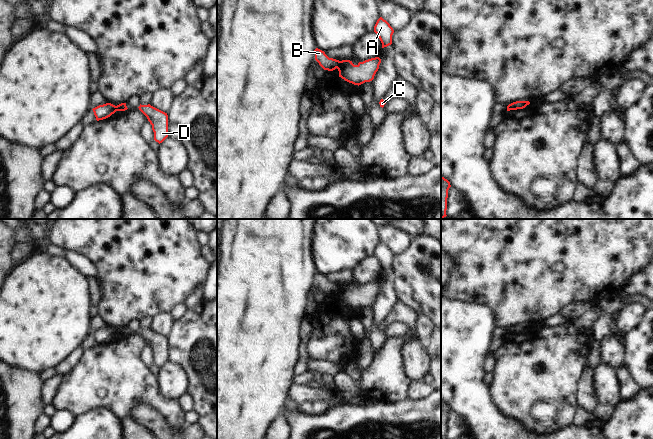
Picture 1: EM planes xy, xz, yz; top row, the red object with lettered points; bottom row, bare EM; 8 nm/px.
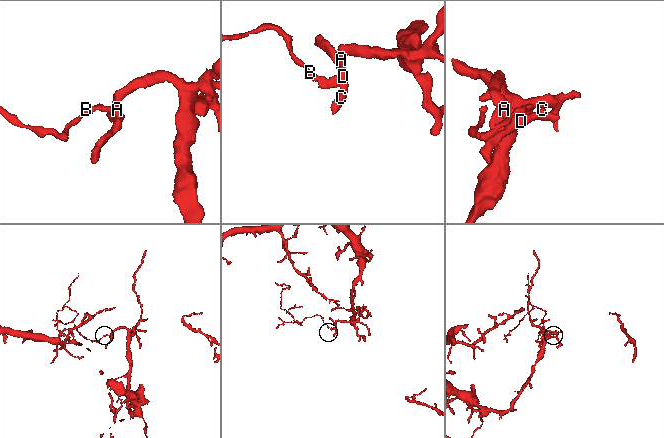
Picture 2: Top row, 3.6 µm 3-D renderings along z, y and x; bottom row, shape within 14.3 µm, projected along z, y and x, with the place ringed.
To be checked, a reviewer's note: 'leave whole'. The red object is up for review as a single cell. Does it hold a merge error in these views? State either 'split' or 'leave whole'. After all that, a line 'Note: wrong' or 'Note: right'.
split
Note: wrong

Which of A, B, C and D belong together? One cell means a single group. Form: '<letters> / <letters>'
A C D / B

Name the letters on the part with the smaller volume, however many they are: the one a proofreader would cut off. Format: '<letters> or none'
B

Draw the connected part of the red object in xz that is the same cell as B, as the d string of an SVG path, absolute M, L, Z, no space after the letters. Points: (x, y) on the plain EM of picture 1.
M316 272L314 274L314 278L315 278L315 284L319 287L319 289L324 293L324 294L328 294L328 295L333 295L336 292L339 291L340 289L340 285L333 283L333 282L329 282L324 275Z

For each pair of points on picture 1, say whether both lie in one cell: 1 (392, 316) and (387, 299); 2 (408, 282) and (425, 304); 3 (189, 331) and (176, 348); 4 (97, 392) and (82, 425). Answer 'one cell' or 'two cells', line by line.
1: two cells
2: one cell
3: one cell
4: two cells

